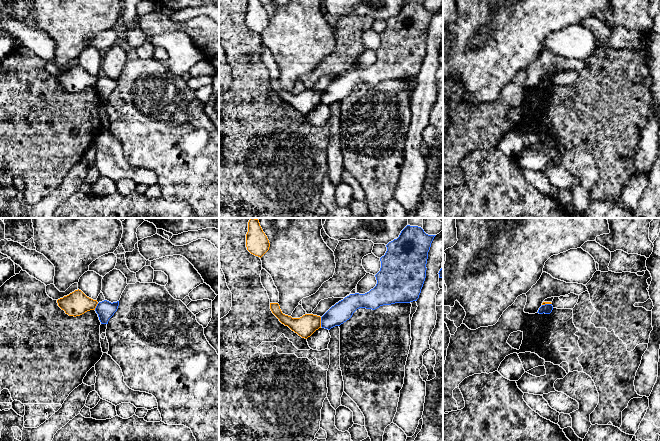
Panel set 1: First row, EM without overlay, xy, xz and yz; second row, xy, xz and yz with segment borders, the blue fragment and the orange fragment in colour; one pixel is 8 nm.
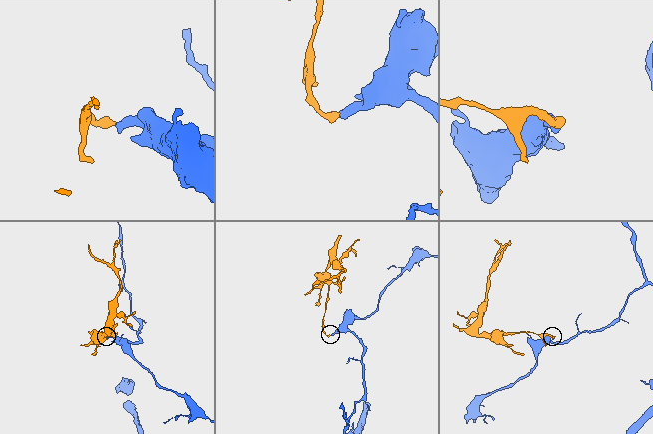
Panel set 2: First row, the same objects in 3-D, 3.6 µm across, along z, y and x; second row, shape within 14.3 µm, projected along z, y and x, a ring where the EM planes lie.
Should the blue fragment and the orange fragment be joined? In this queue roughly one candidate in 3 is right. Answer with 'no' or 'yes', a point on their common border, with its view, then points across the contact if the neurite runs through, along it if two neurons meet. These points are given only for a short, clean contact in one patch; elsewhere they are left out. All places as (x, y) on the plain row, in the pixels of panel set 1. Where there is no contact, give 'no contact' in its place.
no; contact xz (321, 98); border xz (320, 93), (321, 102)

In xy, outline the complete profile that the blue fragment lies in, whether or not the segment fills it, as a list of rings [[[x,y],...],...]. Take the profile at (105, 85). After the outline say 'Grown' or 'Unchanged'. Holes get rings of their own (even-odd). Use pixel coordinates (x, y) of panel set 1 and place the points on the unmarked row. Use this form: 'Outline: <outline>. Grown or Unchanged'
Outline: [[[104,76],[97,80],[95,87],[98,90],[101,100],[108,100],[109,95],[117,87],[118,82],[119,77],[111,79],[107,76]]]. Unchanged

